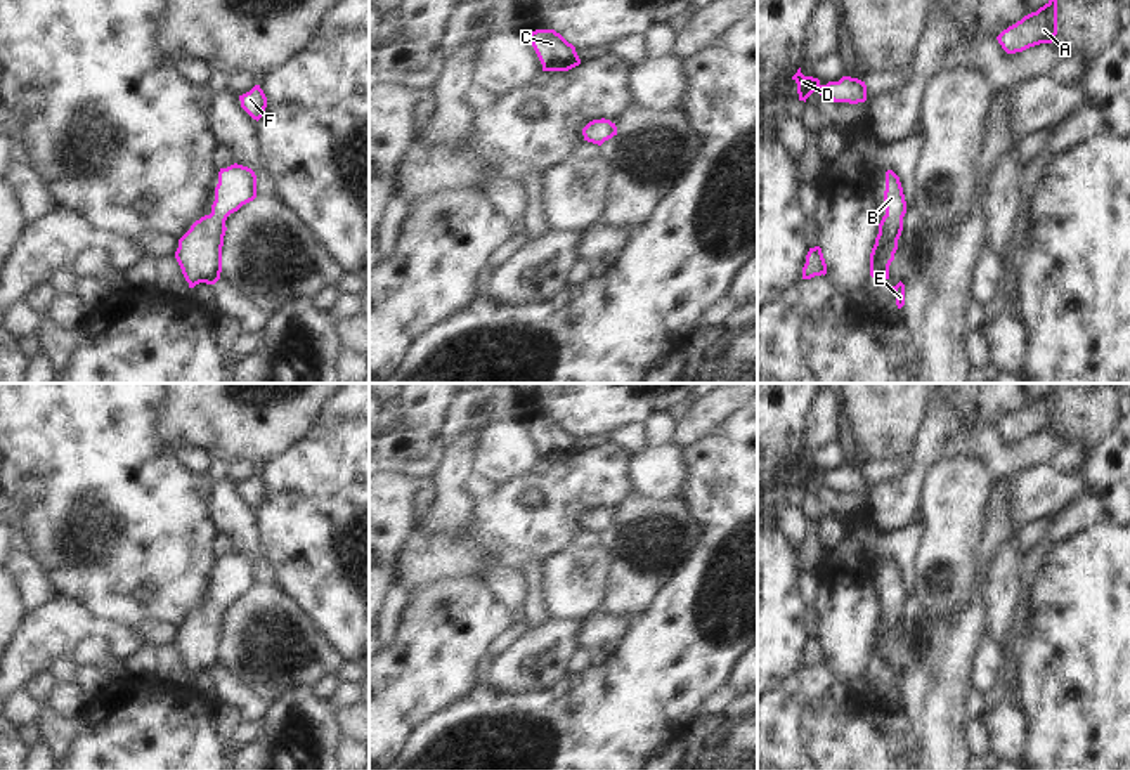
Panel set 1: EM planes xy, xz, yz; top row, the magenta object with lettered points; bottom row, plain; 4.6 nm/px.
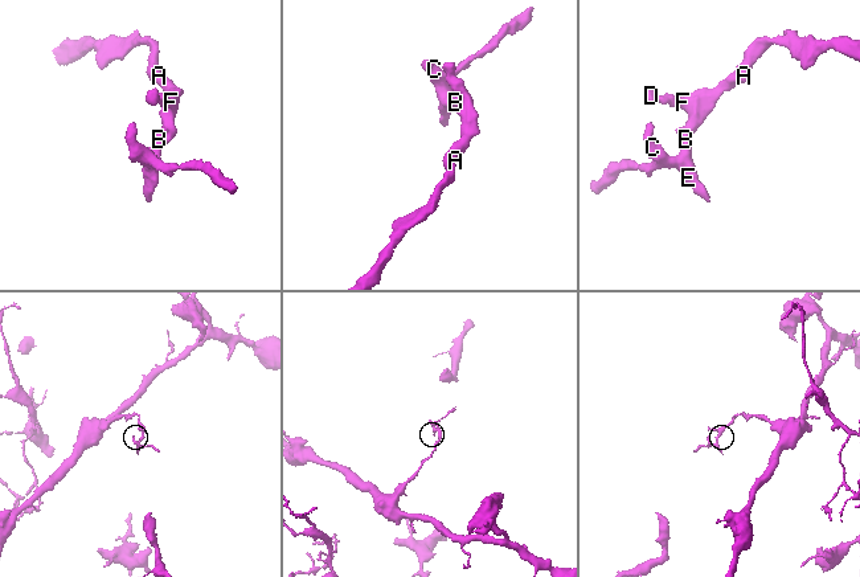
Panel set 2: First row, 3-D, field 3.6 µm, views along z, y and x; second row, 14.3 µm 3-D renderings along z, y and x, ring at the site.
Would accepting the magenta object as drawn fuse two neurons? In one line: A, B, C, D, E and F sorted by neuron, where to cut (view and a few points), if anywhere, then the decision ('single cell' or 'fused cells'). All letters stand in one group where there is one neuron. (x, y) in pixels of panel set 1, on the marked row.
groups A B C D E F; cut none; single cell

